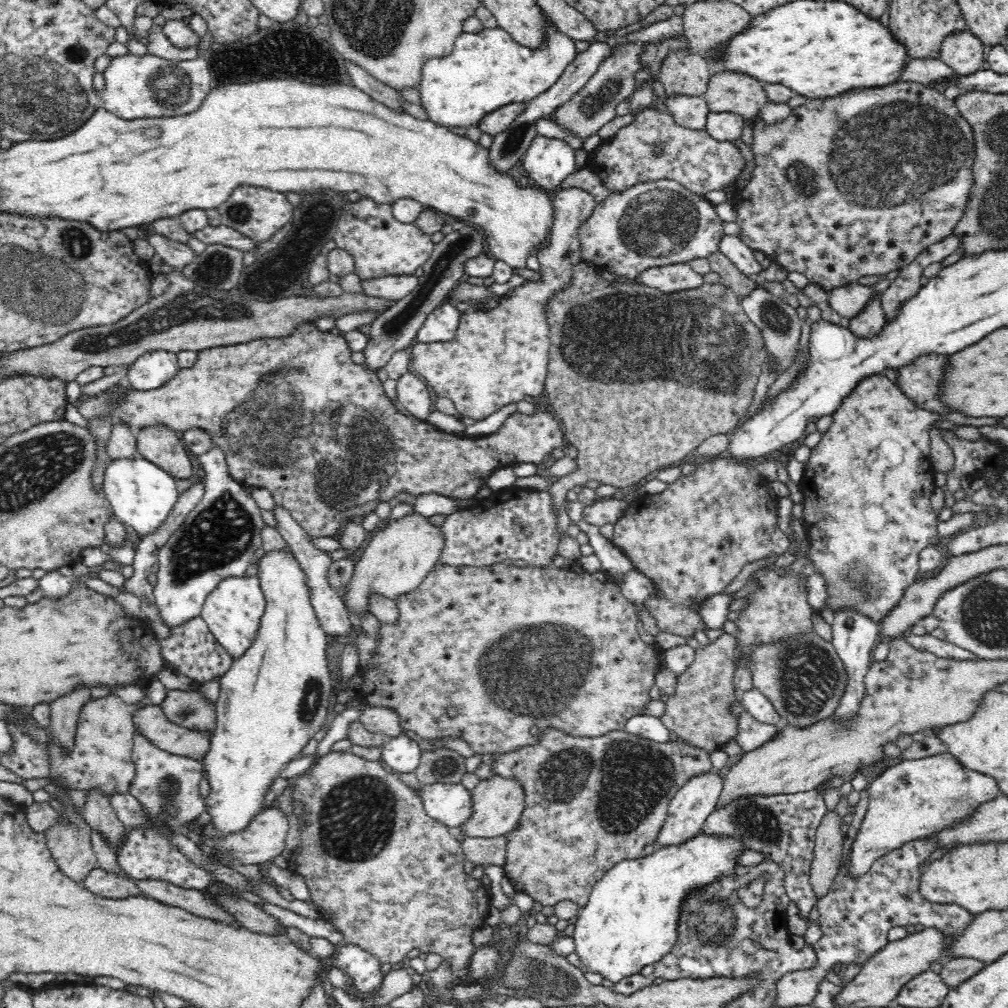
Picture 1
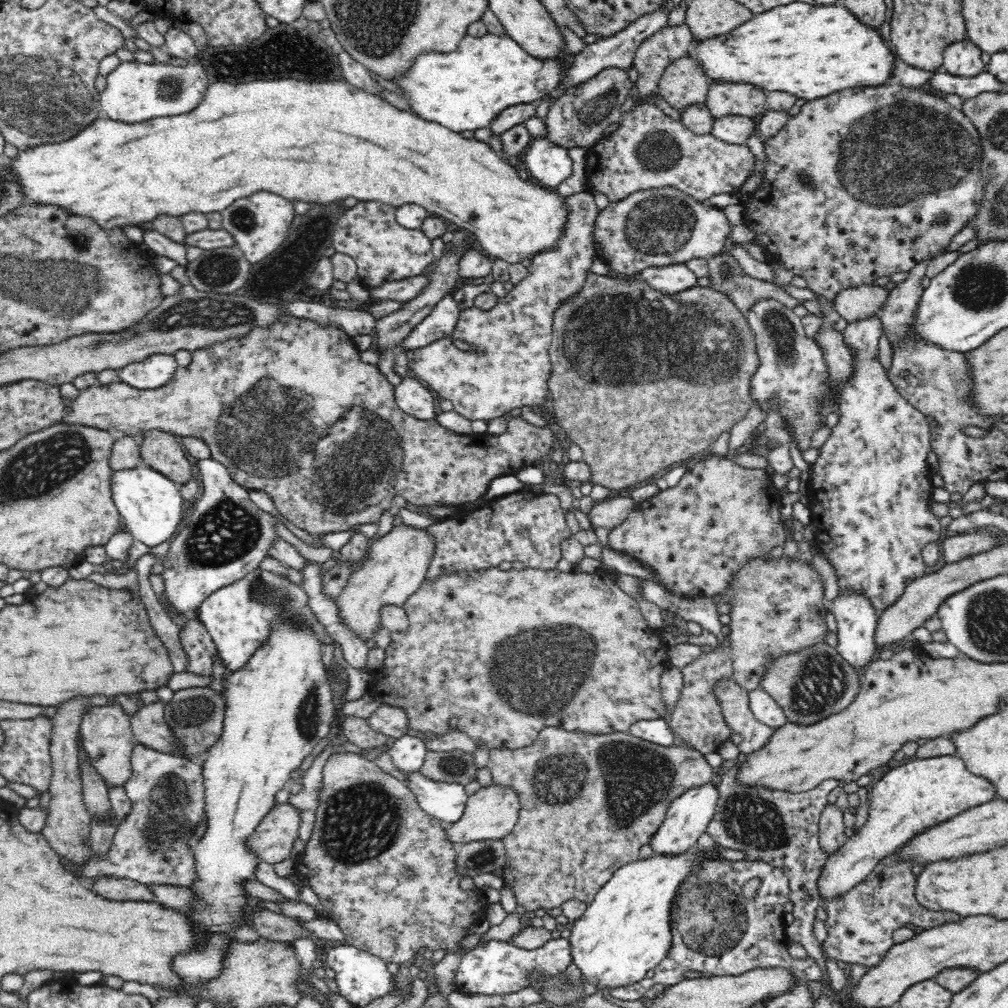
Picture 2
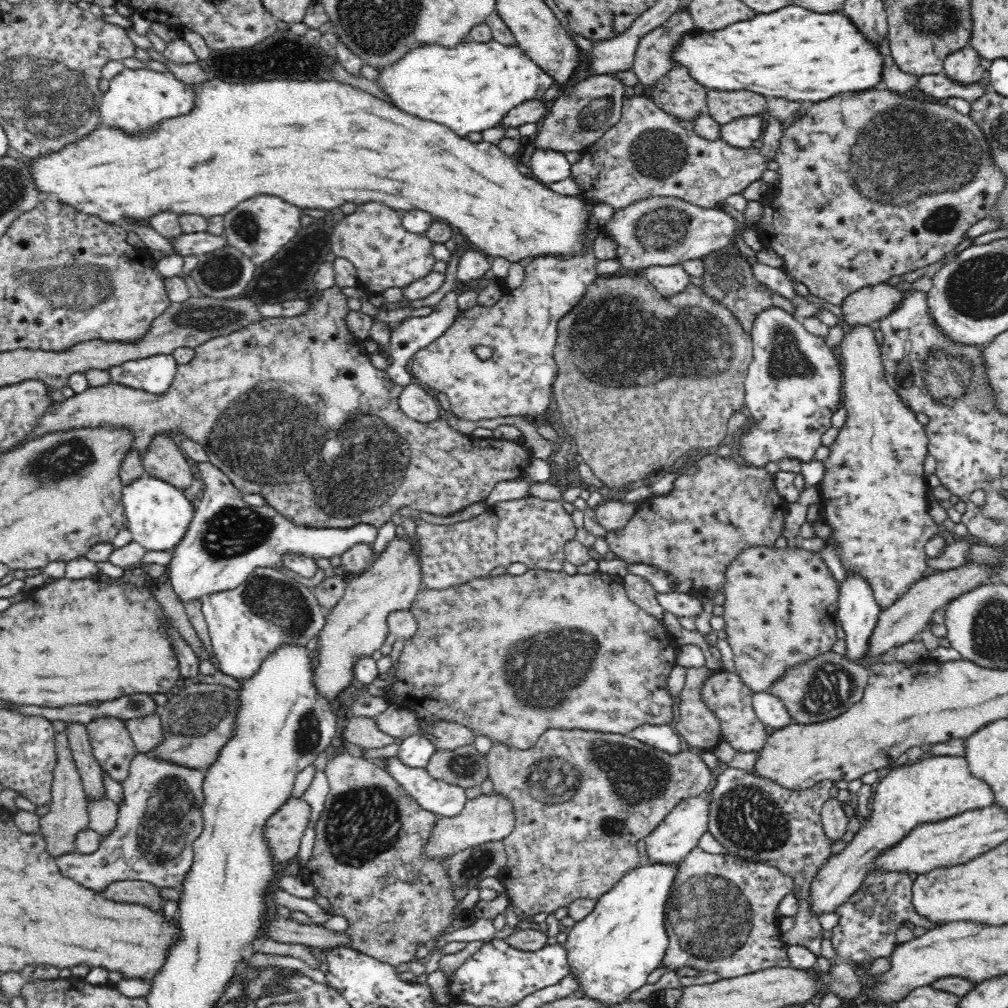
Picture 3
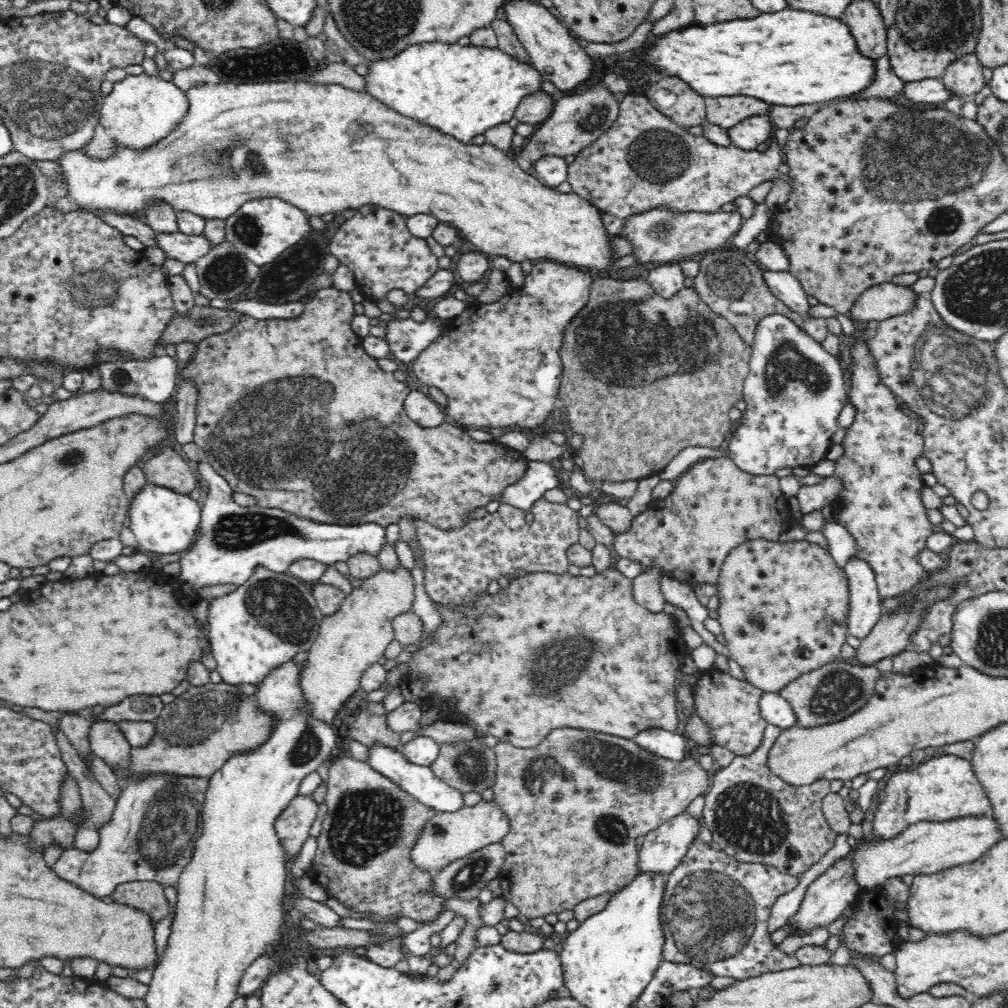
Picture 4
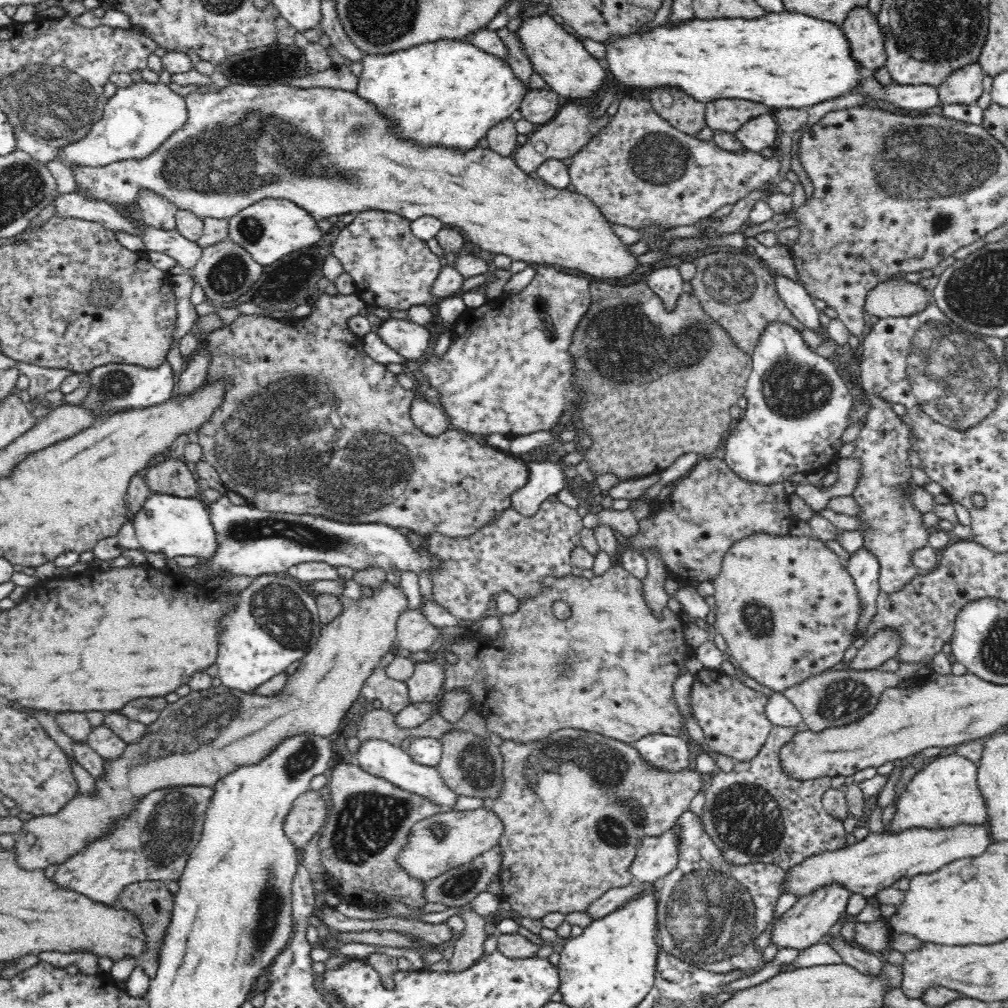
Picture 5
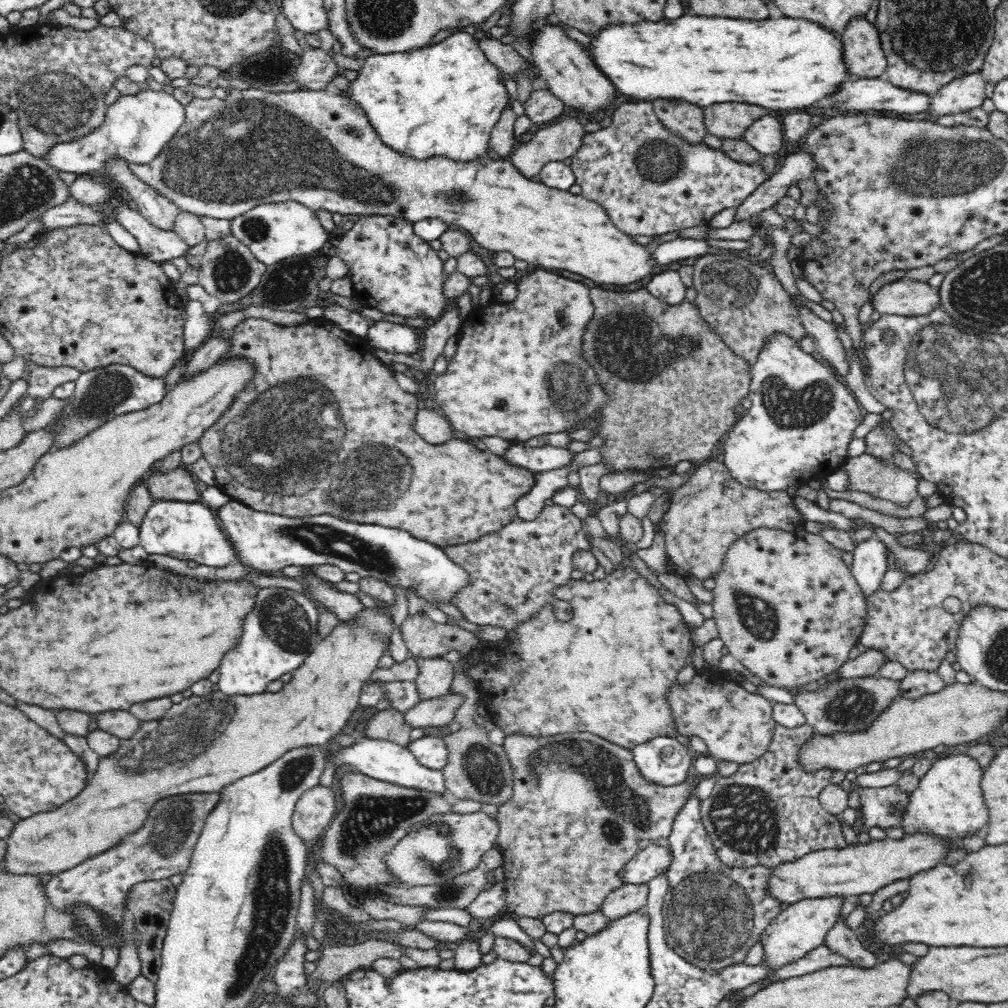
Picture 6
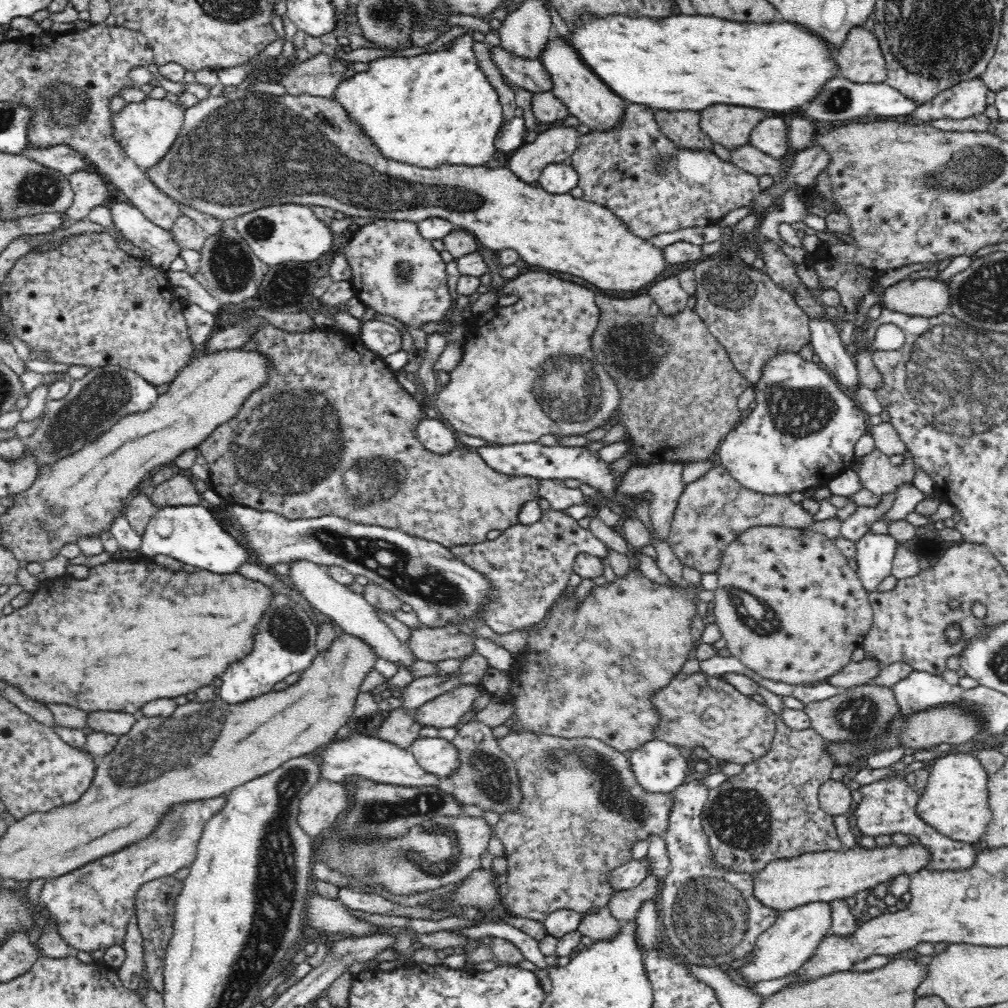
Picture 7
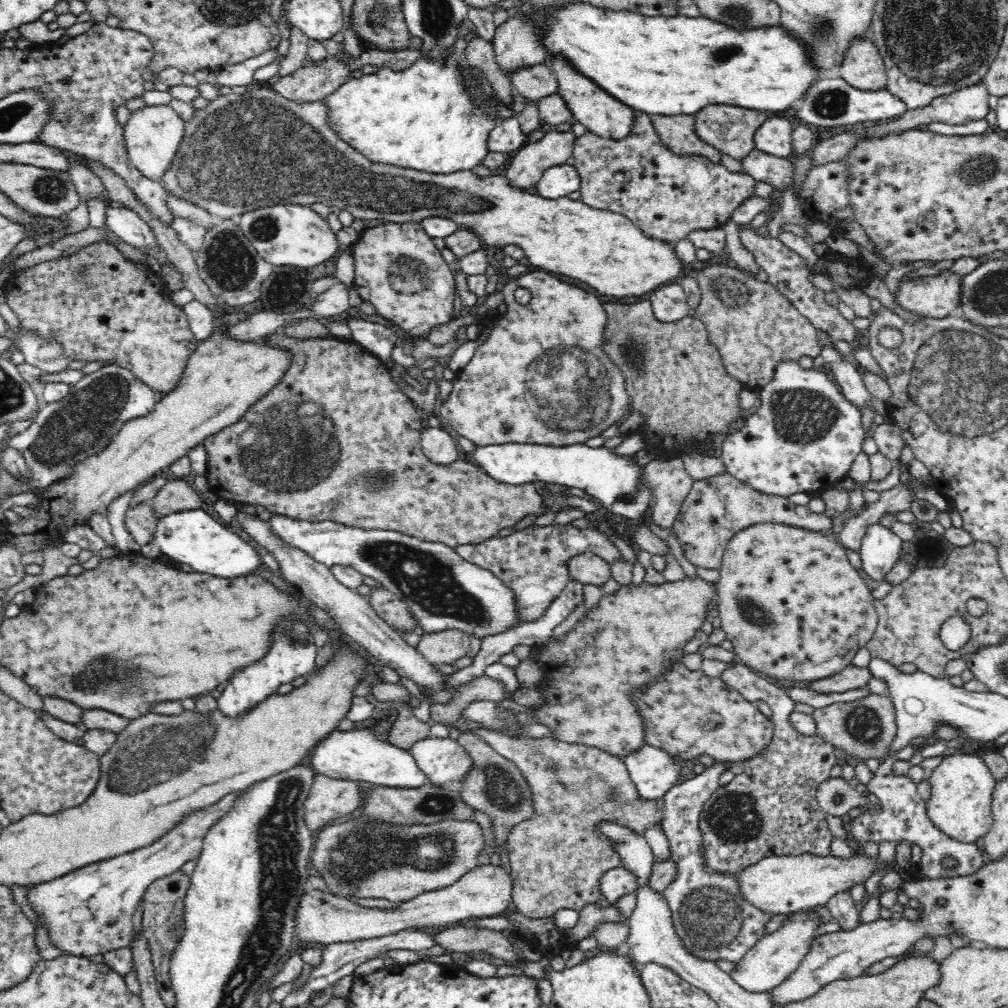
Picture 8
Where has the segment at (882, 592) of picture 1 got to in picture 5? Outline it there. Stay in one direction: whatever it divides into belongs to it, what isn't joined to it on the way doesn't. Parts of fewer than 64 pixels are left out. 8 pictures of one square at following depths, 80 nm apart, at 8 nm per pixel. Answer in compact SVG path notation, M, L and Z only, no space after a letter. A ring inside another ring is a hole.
M870 393L867 396L873 407L866 414L866 424L855 441L856 453L852 456L862 461L864 478L856 486L852 497L860 504L862 522L868 524L869 528L861 530L864 535L863 545L880 561L880 590L890 594L902 590L920 573L912 565L911 553L928 546L930 532L928 527L922 525L920 512L912 507L911 498L899 496L899 485L912 481L908 450L913 442L909 438L909 427L892 412L890 403Z

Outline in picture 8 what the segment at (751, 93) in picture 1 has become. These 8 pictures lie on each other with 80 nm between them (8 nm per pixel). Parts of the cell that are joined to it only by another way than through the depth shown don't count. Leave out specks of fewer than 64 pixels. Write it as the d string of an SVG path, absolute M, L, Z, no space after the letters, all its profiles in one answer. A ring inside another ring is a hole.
M710 106L710 108L702 108L694 116L694 122L696 122L694 132L704 143L710 144L711 147L720 151L720 154L726 154L741 162L756 150L753 139L755 132L767 120L766 112L759 110L734 108L734 106Z

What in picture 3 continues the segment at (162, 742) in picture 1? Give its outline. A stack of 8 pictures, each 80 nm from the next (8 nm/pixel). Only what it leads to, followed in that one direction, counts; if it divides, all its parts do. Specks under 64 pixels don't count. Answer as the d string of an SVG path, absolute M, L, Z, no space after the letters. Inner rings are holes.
M148 715L144 718L124 721L130 738L140 753L148 753L156 744L162 742L162 725L159 715Z

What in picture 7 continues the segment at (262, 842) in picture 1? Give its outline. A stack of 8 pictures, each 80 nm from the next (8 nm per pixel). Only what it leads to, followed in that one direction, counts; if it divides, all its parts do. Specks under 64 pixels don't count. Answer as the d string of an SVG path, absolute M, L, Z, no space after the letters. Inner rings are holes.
M320 778L302 797L297 821L308 836L318 836L324 828L335 824L338 814L350 810L350 786L347 785L345 781L332 782Z

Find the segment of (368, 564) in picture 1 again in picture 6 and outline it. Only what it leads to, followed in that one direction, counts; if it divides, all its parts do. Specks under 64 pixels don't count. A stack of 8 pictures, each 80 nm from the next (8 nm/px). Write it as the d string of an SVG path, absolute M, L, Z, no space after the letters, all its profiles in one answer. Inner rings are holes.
M379 603L378 605L380 606L379 609L366 607L359 616L357 624L354 623L350 625L350 623L339 622L325 639L319 641L314 652L311 652L307 656L305 663L302 664L300 668L293 671L294 677L284 685L284 688L282 688L280 692L272 693L267 691L264 694L258 695L228 697L218 691L212 692L210 696L204 698L193 695L192 698L184 699L178 704L174 703L159 719L148 720L148 722L141 721L138 730L136 730L130 738L121 739L114 753L106 757L101 757L99 767L96 769L96 772L90 774L87 785L80 791L78 796L75 796L72 800L65 802L61 807L55 808L50 812L40 812L26 817L25 819L21 818L12 826L10 834L8 834L5 839L6 848L1 862L2 869L4 869L6 873L16 875L50 874L51 876L59 872L64 872L65 870L70 870L71 868L77 867L81 862L116 846L128 835L133 835L135 832L138 832L145 825L145 820L148 818L149 812L159 800L165 799L166 797L189 795L190 793L220 793L225 786L236 782L238 779L269 767L270 764L275 763L281 756L286 755L289 750L300 747L317 747L318 745L327 747L328 744L331 743L330 740L341 732L342 728L346 726L346 722L350 720L352 713L357 709L359 697L361 696L366 680L368 680L370 674L378 668L376 665L378 664L378 659L384 656L384 640L388 640L390 634L392 634L392 630L394 630L394 621L392 621L392 617L386 613L386 606L381 606Z

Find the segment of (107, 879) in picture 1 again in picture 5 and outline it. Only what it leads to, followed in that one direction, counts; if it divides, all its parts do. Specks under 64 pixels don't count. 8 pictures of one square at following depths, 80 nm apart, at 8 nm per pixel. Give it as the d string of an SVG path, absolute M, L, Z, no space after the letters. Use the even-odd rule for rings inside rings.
M142 881L124 887L116 909L124 909L140 922L142 933L146 935L146 948L138 958L140 968L153 979L160 968L160 952L173 913L173 894L168 889L168 881Z

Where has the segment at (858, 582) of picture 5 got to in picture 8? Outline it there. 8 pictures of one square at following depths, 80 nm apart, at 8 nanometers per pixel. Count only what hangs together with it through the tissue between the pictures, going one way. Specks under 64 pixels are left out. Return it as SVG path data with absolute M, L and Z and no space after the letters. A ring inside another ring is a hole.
M879 522L868 524L862 539L860 557L864 572L877 583L899 562L902 540Z

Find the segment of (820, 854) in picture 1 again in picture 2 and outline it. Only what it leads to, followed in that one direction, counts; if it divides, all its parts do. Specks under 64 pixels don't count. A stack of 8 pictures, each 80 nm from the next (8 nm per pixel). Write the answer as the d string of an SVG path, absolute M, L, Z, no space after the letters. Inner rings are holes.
M828 803L819 818L819 841L828 853L836 852L850 834L844 825L843 812L834 803Z

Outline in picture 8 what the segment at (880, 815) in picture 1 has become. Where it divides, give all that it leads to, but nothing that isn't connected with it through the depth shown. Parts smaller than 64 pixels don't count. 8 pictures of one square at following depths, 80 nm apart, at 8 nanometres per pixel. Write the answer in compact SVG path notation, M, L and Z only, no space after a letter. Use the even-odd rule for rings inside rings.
M978 754L945 756L941 764L933 769L929 783L932 794L926 803L926 810L930 820L944 834L954 840L972 844L990 830L994 822L991 802L997 780ZM804 911L800 914L792 914L792 919L794 920L790 924L786 924L778 932L764 936L742 960L732 965L730 977L744 990L753 993L767 993L782 984L798 969L810 950L810 944L814 940L814 931L821 924L819 924L819 920L815 922L813 918L809 918Z

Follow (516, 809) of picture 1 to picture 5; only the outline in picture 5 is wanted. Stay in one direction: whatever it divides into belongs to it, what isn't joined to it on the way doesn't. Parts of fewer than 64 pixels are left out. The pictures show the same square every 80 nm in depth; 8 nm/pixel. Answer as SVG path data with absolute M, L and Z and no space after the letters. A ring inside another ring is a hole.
M483 806L473 811L454 811L446 809L434 816L420 820L412 826L408 836L408 846L398 852L396 863L410 877L426 884L452 868L461 867L480 856L486 850L494 848L504 832L502 821L494 811Z

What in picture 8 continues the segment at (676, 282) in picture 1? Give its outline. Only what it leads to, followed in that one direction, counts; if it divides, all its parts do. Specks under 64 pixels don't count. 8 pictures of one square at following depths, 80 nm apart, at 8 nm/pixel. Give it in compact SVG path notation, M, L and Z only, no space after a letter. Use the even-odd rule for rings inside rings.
M679 282L652 291L648 301L654 317L662 323L681 321L690 312L686 293Z

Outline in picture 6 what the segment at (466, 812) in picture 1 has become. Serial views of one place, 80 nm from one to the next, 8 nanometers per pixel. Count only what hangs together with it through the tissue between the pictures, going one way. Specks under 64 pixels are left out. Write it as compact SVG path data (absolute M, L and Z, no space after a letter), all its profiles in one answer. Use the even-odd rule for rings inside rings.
M363 737L356 739L350 746L342 746L336 754L332 754L330 759L326 760L326 768L322 772L321 783L332 786L338 778L338 772L346 766L352 768L355 773L362 773L370 776L371 779L383 780L400 787L428 790L438 794L446 792L445 778L442 771L435 771L422 766L407 746L400 746L394 741Z

